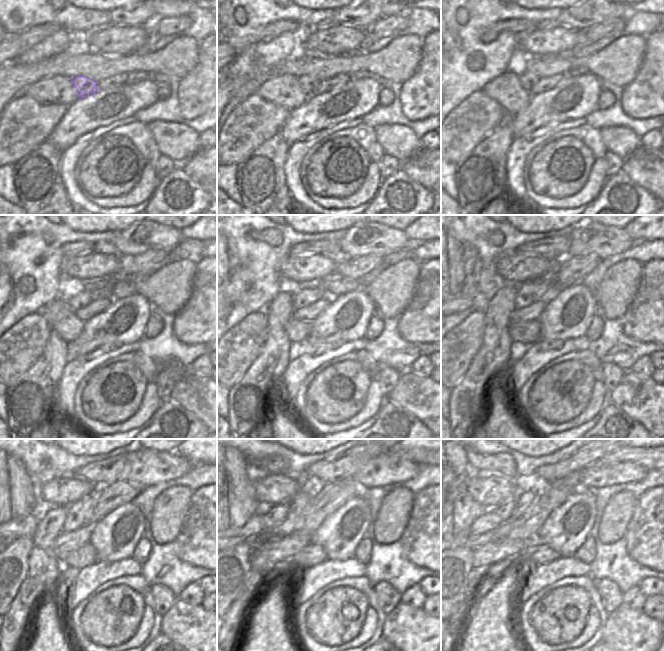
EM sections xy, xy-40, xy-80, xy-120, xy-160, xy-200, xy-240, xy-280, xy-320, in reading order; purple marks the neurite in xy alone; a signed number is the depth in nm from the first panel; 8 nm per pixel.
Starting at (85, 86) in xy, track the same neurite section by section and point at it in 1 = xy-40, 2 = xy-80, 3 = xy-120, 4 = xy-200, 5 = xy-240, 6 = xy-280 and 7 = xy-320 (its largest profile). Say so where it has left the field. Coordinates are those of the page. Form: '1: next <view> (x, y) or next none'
1: next xy-40 (308, 84)
2: next xy-80 (527, 79)
3: next xy-120 (79, 300)
4: next xy-200 (541, 288)
5: next xy-240 (78, 514)
6: next xy-280 (298, 506)
7: next xy-320 (526, 499)

